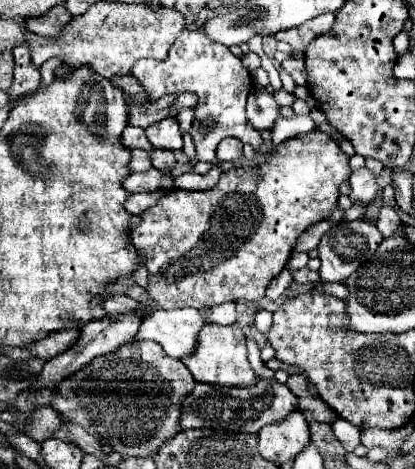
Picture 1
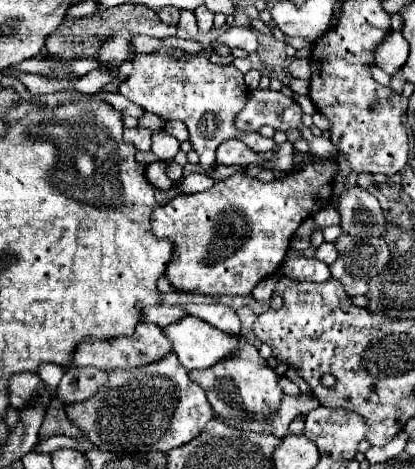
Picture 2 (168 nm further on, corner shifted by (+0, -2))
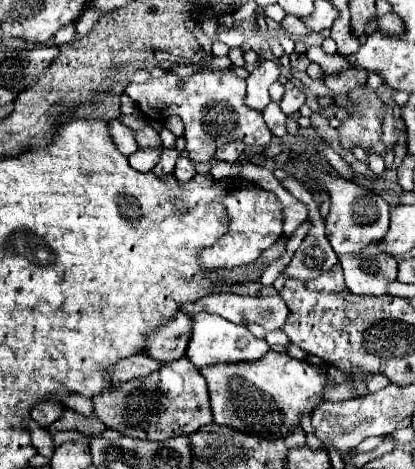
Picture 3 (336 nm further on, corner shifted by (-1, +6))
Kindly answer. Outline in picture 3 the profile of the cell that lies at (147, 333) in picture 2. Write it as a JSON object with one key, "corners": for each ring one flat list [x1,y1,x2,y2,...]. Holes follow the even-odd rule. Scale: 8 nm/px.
{"corners":[[178,312,168,320,168,324,150,330,146,334,146,348,142,354,162,364,182,358,186,354,186,344,190,340,190,322,190,314]]}

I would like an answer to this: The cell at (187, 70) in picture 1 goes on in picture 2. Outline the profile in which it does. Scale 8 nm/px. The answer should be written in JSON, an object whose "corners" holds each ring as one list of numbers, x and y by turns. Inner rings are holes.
{"corners":[[137,54,133,58,133,74,119,86,119,94,123,94,127,100,139,104,145,112,153,112,165,120,181,120,189,130,189,142,191,142,193,150,199,154,199,166,203,170,211,170,215,166,215,150,221,142,225,142,229,138,243,140,257,154,265,154,265,152,273,150,273,146,275,146,273,138,265,138,259,132,237,130,235,118,249,100,249,90,245,86,243,74,231,64,229,66,213,64,203,54,185,56,185,58,173,58,169,54]]}

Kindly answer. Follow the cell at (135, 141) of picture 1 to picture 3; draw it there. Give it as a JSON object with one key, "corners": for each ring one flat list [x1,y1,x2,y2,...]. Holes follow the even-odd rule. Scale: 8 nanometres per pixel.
{"corners":[[144,126,144,128,136,130,134,132,134,138,136,138,138,148,148,148,148,146,160,146,162,144,158,132,152,126]]}

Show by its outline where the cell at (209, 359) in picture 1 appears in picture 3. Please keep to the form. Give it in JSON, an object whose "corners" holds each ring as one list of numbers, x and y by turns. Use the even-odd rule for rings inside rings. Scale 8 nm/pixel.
{"corners":[[270,350,262,360,242,364,212,364,200,370,208,382,214,422,248,434,286,436,304,412,312,412,326,386,326,374,306,360,294,360,288,354]]}

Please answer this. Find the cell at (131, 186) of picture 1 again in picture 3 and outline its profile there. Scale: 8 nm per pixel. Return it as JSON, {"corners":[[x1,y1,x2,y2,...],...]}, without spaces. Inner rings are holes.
{"corners":[[164,148,162,150,162,156,160,156,160,160,158,160,158,164,154,166,154,174,172,174,174,172,174,164,176,164,176,160,180,158,180,152,176,150,176,148]]}

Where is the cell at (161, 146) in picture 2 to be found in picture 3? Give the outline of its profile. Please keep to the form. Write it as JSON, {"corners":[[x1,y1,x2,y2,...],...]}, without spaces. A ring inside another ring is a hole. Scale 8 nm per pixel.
{"corners":[[146,148,146,150,138,150,136,156,130,156,130,164,138,170,138,172,150,172,154,168,154,162,158,160,158,156,162,154,164,148]]}

